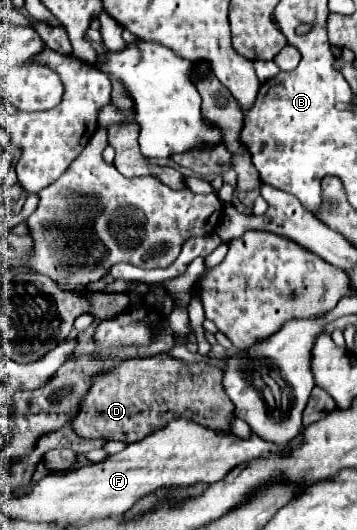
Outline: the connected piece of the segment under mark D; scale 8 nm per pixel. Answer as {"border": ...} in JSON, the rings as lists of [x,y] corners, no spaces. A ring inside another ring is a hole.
{"border":[[[163,354],[153,358],[137,360],[137,364],[121,364],[113,370],[101,372],[91,376],[91,388],[83,394],[77,416],[71,420],[71,428],[81,438],[103,438],[103,440],[121,440],[121,442],[135,442],[139,438],[147,436],[147,418],[149,416],[163,416],[163,412],[171,414],[171,418],[189,418],[197,424],[203,424],[207,428],[219,430],[219,432],[231,432],[231,420],[233,420],[233,402],[229,396],[225,396],[225,388],[221,386],[221,370],[215,366],[209,366],[203,362],[203,368],[199,364],[185,364],[179,360],[171,360]]]}

